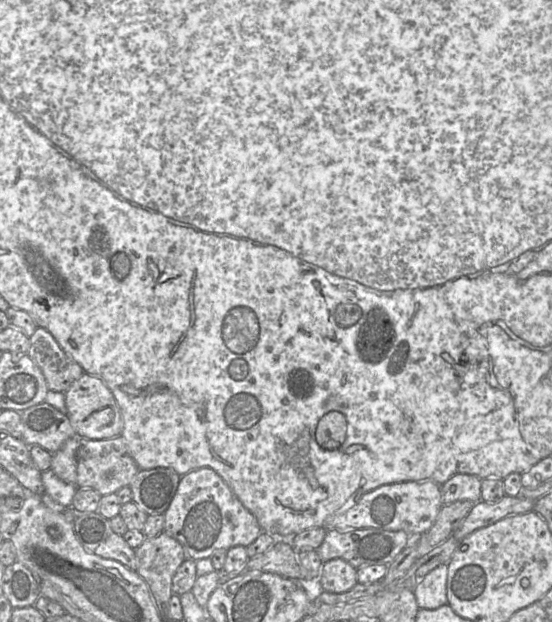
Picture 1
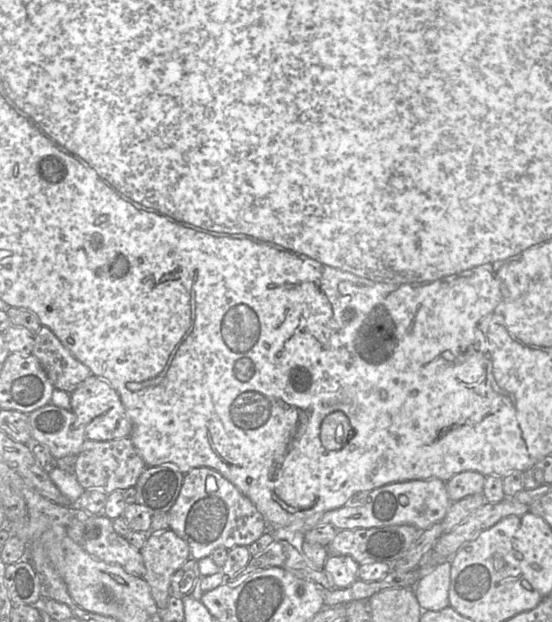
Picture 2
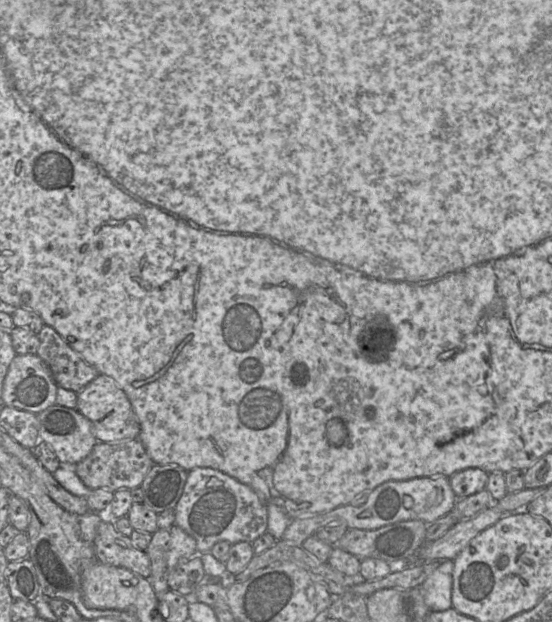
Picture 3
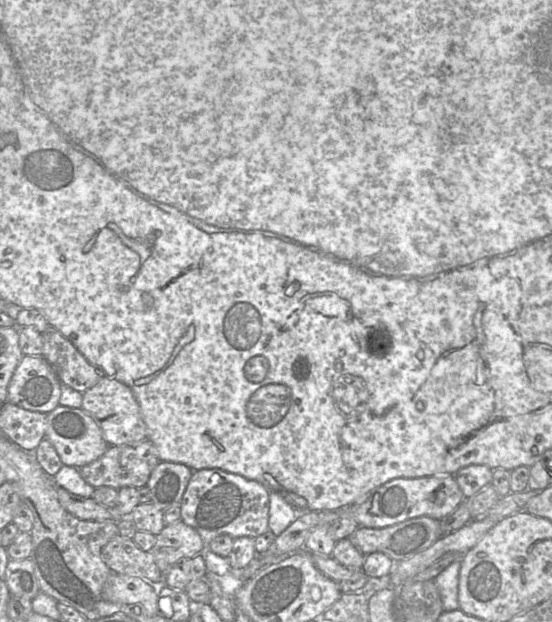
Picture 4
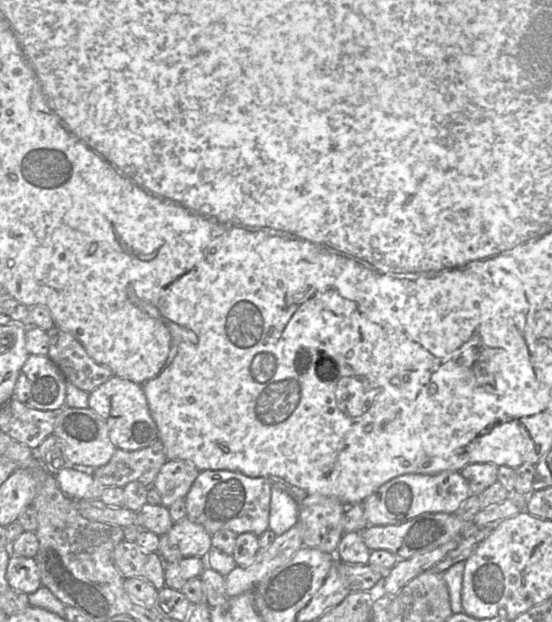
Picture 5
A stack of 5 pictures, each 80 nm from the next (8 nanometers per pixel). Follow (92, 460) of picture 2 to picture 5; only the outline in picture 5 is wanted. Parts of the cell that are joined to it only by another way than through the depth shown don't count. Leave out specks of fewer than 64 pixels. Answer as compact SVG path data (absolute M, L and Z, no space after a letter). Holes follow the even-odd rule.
M160 439L135 451L116 448L109 462L94 469L92 476L105 487L124 487L130 482L153 486L158 472L167 460Z

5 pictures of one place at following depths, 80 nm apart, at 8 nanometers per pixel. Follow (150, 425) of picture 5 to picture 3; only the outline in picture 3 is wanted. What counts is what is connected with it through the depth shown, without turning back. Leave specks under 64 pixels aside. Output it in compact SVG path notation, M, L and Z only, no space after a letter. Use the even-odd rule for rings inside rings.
M99 374L77 393L76 409L92 423L93 434L98 442L131 440L139 436L139 420L127 395L114 379L107 375Z

